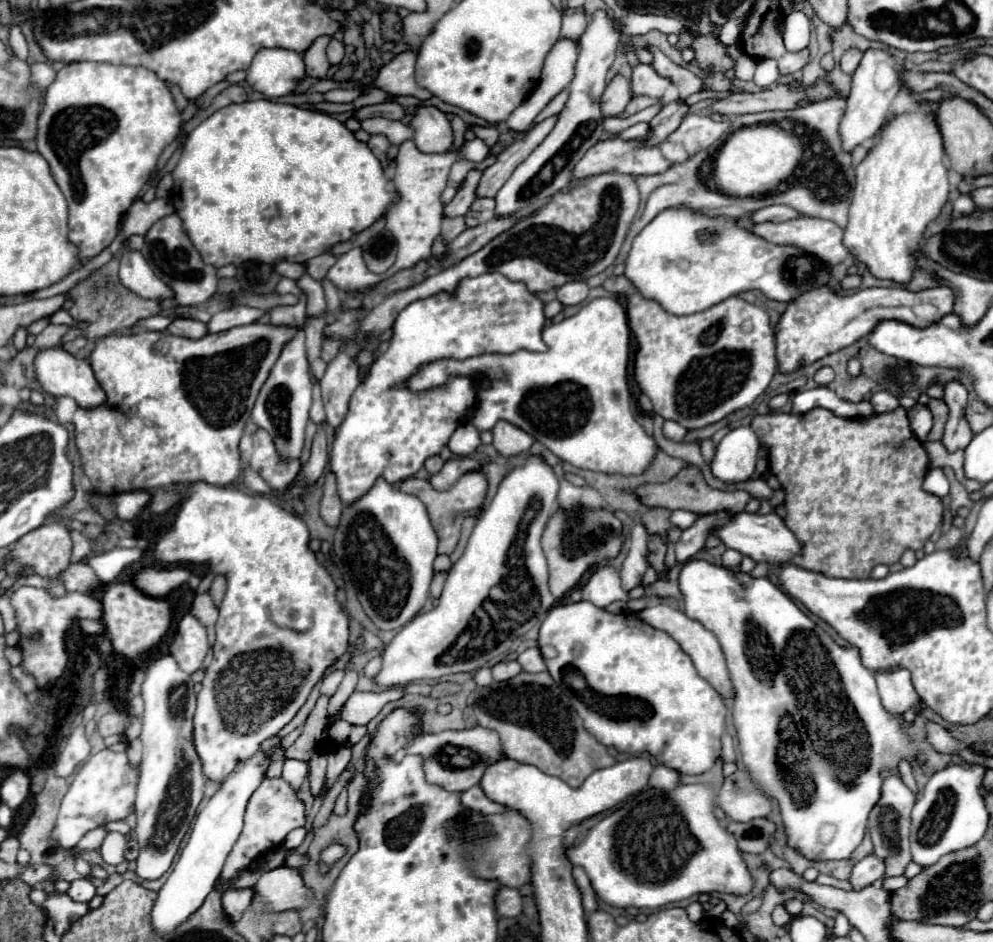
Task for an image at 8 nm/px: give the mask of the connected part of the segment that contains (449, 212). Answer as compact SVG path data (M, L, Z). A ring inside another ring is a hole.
M471 169L463 181L463 185L459 187L455 199L445 207L445 215L447 217L459 217L459 215L467 215L469 205L473 203L473 197L477 195L477 185L479 179L483 177L483 169Z

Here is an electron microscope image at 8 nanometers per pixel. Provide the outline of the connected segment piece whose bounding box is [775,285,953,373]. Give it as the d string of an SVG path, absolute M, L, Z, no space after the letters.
M815 287L791 299L787 309L775 325L775 345L779 373L793 373L811 365L843 347L853 345L857 339L871 333L879 319L899 319L915 327L927 327L953 311L953 293L949 287L931 287L923 291L909 291L905 287L873 287L861 289L853 295L841 297L823 287Z

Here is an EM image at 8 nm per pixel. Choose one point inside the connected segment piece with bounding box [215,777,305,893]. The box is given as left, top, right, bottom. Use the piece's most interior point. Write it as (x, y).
(275, 809)

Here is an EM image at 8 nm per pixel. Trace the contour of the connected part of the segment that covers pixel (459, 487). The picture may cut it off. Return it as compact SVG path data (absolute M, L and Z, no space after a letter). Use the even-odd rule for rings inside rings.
M469 471L465 475L459 477L459 481L451 487L451 489L445 489L445 491L437 491L431 487L431 483L427 479L417 479L417 477L411 477L411 479L405 479L399 489L403 493L409 493L409 495L415 495L423 501L423 505L427 507L427 513L429 513L429 519L431 519L431 525L437 533L437 539L439 539L439 553L445 553L449 555L457 541L459 541L459 531L461 531L461 523L467 515L473 515L473 513L479 513L481 509L481 503L485 499L485 493L487 493L487 479L481 471Z

